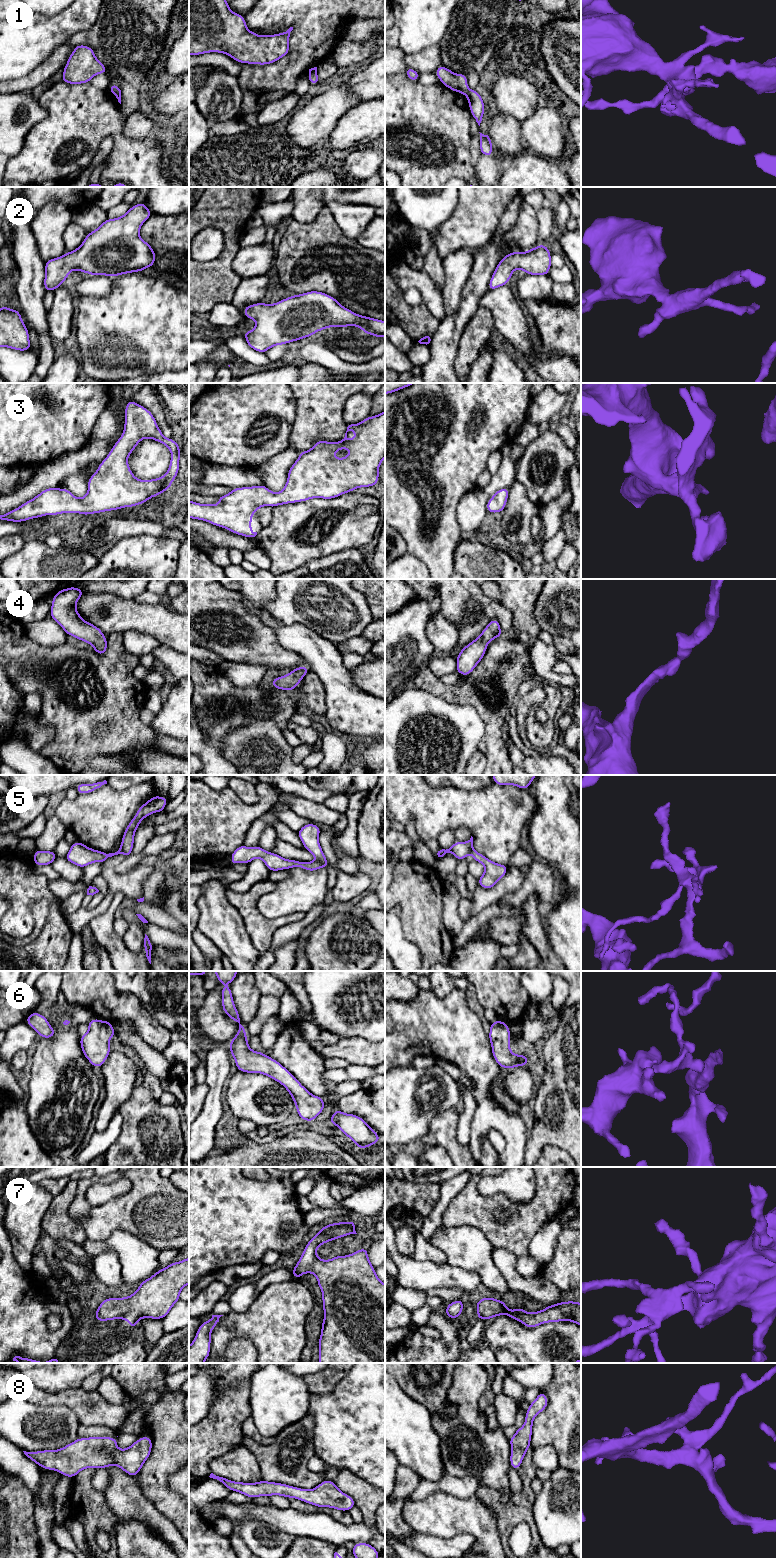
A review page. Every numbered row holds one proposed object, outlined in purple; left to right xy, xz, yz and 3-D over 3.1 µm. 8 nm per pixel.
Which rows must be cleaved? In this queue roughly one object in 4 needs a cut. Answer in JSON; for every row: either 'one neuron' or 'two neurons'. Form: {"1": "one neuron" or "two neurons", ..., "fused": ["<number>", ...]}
{"1": "two neurons", "2": "one neuron", "3": "one neuron", "4": "one neuron", "5": "two neurons", "6": "one neuron", "7": "one neuron", "8": "one neuron", "fused": ["1", "5"]}

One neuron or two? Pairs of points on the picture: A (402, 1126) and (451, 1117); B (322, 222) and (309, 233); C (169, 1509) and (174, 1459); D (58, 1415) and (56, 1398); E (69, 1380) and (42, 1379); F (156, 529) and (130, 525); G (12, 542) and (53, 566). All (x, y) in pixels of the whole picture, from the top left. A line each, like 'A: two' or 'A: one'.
A: two
B: one
C: one
D: two
E: one
F: one
G: two

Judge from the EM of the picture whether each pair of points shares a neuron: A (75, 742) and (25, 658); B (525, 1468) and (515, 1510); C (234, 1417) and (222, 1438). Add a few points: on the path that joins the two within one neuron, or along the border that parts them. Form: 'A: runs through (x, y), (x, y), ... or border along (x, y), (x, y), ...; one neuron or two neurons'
A: runs through (74, 721), (44, 679); one neuron
B: runs through (527, 1478), (527, 1493), (524, 1500); one neuron
C: runs through (229, 1422), (222, 1429), (222, 1433); one neuron

